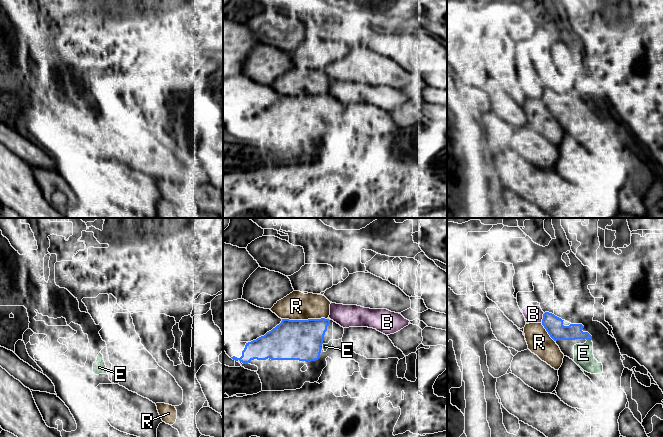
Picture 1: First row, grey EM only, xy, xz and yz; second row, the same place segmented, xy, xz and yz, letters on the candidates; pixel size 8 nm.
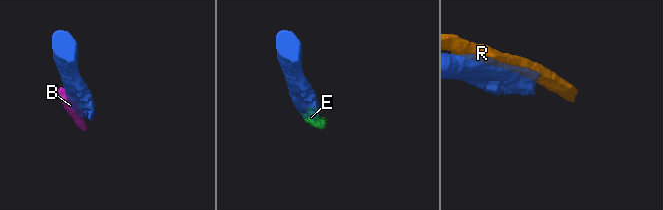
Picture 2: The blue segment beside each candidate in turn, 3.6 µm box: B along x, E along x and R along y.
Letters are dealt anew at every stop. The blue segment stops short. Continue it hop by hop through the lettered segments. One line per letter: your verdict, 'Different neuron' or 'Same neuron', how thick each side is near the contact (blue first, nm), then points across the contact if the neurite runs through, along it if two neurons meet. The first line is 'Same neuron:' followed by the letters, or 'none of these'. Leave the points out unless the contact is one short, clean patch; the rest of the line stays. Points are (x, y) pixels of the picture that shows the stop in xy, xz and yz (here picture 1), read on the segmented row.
Same neuron: E
B: Different neuron. Thickness 150 nm (blue) against 140 nm. Boundary: yz (544, 313), (541, 322)
E: Same neuron. Thickness 130 nm (blue) against 160 nm. Path across: yz (574, 331), (585, 335), (589, 339), (589, 345), (583, 353)
R: Different neuron. Thickness 320 nm (blue) against 220 nm

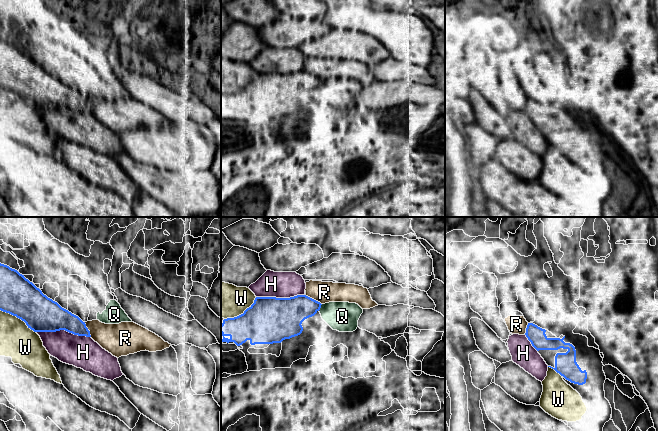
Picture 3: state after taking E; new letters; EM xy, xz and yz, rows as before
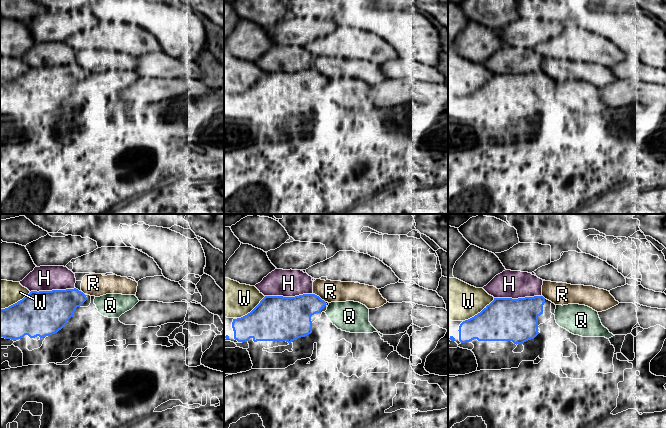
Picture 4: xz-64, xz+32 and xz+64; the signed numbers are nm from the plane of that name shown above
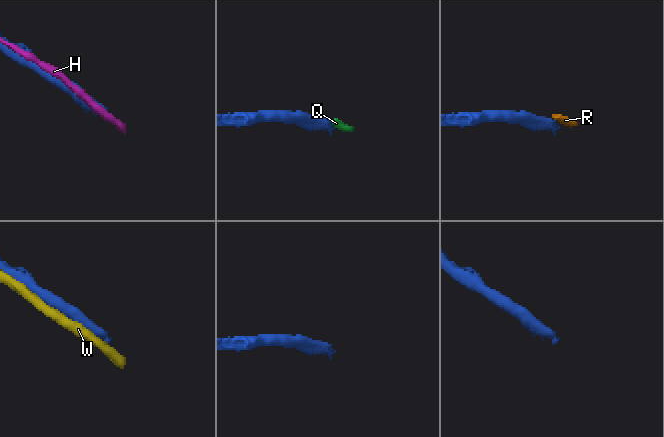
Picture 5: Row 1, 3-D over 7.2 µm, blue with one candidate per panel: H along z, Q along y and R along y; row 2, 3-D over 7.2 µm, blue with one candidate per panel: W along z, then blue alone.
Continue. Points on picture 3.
Same neuron: none of these
H: Different neuron. Thickness 280 nm (blue) against 260 nm
Q: Different neuron. Thickness 240 nm (blue) against 240 nm. Boundary: xz (322, 304), (318, 310)
R: Different neuron. Thickness 280 nm (blue) against 180 nm. Boundary: xz (305, 295), (317, 300), (321, 304)
W: Different neuron. Thickness 300 nm (blue) against 280 nm

